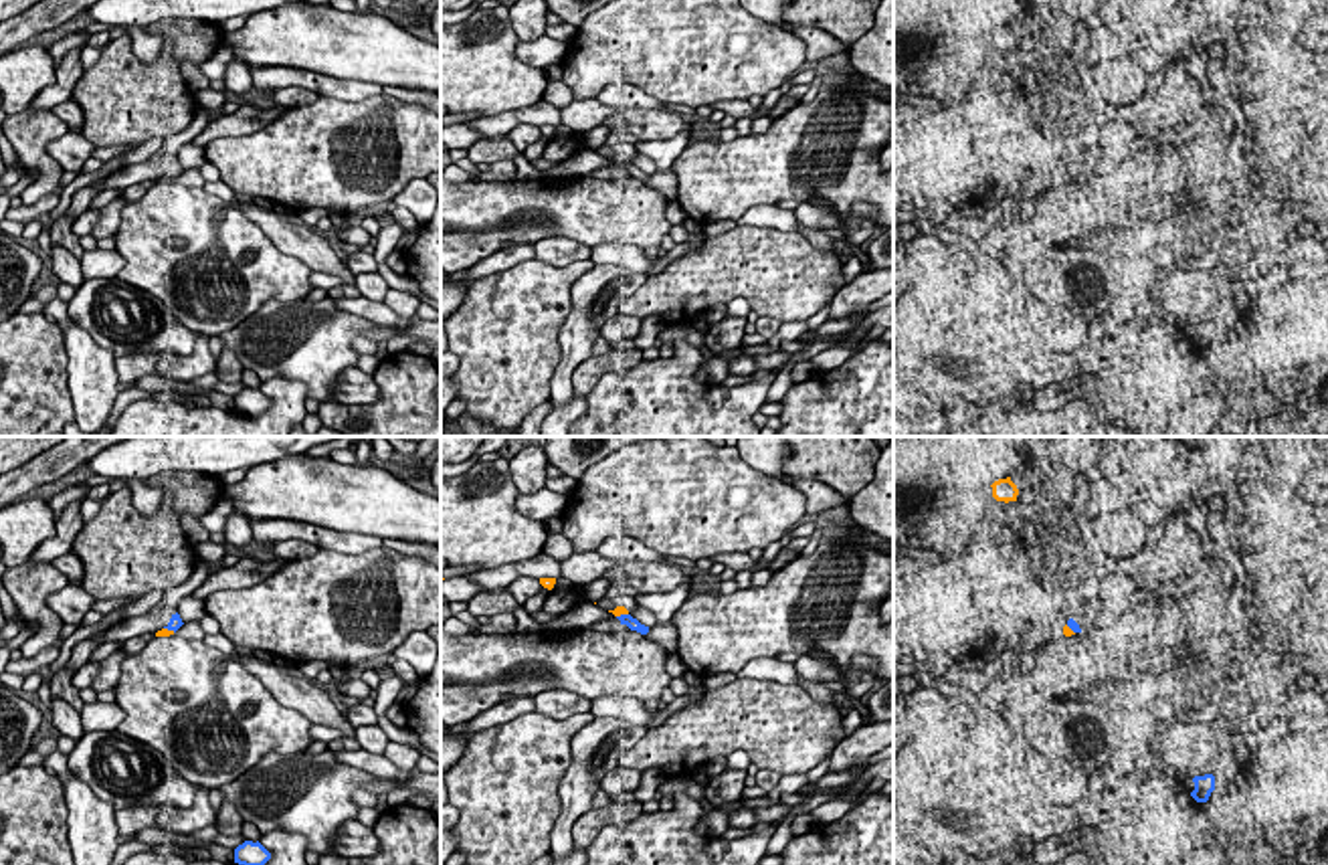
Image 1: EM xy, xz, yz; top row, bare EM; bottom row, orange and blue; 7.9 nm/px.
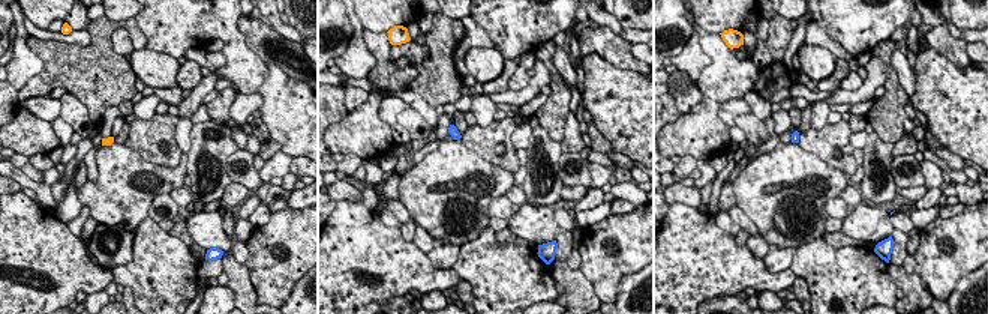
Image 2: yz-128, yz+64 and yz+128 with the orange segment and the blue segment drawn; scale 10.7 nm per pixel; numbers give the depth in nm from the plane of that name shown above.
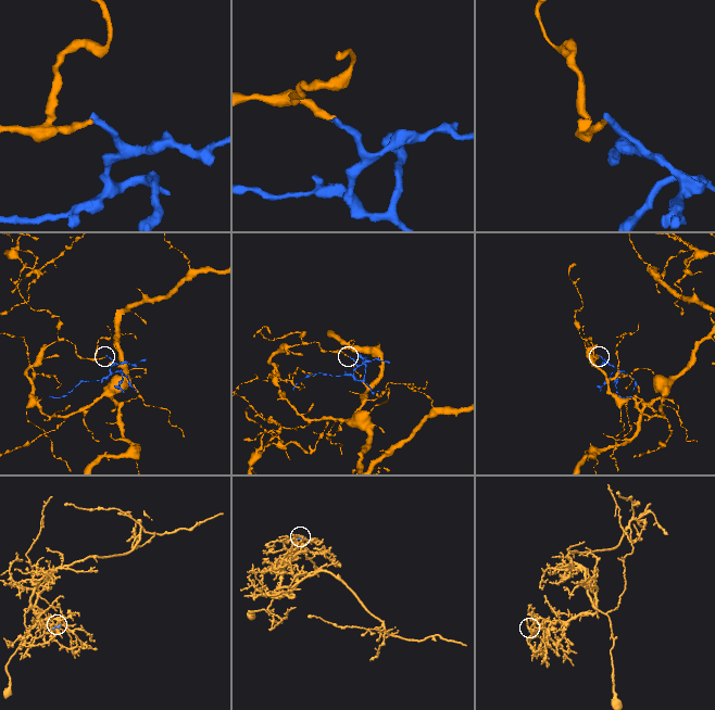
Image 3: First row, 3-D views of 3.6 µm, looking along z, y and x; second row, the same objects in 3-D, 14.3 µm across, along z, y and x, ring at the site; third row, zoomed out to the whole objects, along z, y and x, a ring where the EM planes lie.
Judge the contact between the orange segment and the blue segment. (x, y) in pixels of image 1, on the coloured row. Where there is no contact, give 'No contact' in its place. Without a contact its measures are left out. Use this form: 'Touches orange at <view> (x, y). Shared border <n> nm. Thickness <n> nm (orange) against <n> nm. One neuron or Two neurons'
Touches orange at xz (621, 613). Shared border 100 nm. Thickness 70 nm (orange) against 100 nm. Two neurons

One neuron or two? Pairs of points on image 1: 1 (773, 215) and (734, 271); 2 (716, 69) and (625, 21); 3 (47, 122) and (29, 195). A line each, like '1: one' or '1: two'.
1: two
2: one
3: one

